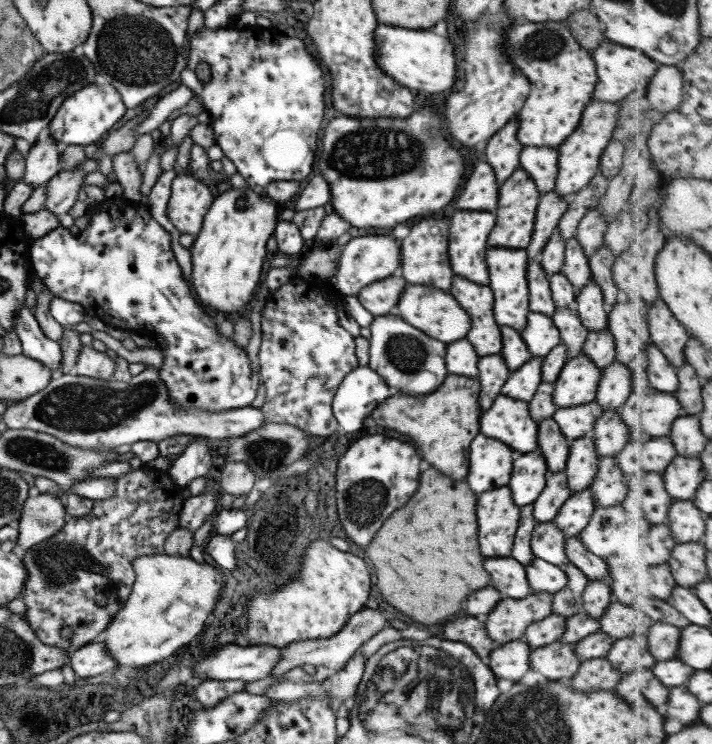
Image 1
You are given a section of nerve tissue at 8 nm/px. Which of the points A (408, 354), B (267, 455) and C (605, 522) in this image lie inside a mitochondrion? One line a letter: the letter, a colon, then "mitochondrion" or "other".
A: mitochondrion
B: mitochondrion
C: mitochondrion

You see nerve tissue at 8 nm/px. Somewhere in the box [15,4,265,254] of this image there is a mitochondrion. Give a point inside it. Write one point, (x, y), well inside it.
(131, 48)

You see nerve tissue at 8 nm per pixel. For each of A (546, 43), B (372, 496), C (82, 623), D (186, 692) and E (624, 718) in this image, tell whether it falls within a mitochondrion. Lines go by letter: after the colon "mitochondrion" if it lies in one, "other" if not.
A: mitochondrion
B: mitochondrion
C: other
D: other
E: other

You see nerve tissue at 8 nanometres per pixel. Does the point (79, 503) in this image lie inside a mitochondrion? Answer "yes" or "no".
no

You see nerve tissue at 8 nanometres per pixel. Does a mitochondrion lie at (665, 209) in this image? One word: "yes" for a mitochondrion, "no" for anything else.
no

